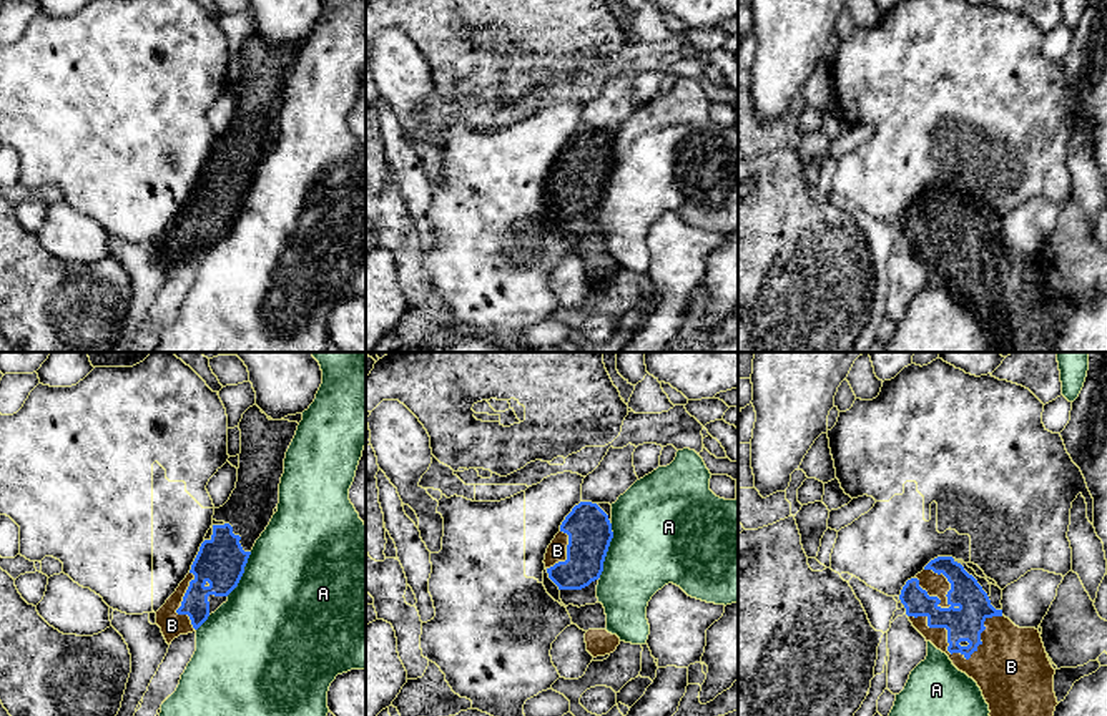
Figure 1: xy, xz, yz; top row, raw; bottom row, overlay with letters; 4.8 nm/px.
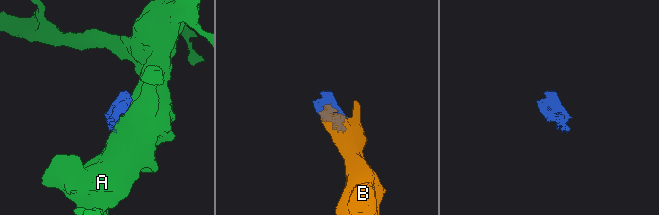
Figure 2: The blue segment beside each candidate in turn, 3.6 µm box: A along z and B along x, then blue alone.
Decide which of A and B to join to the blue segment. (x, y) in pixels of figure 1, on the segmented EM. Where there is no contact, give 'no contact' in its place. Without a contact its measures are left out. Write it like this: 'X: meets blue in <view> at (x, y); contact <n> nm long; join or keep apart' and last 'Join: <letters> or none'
A: meets blue in xz at (607, 550); contact 280 nm long; keep apart
B: meets blue in yz at (954, 652); contact 460 nm long; join
Join: B

